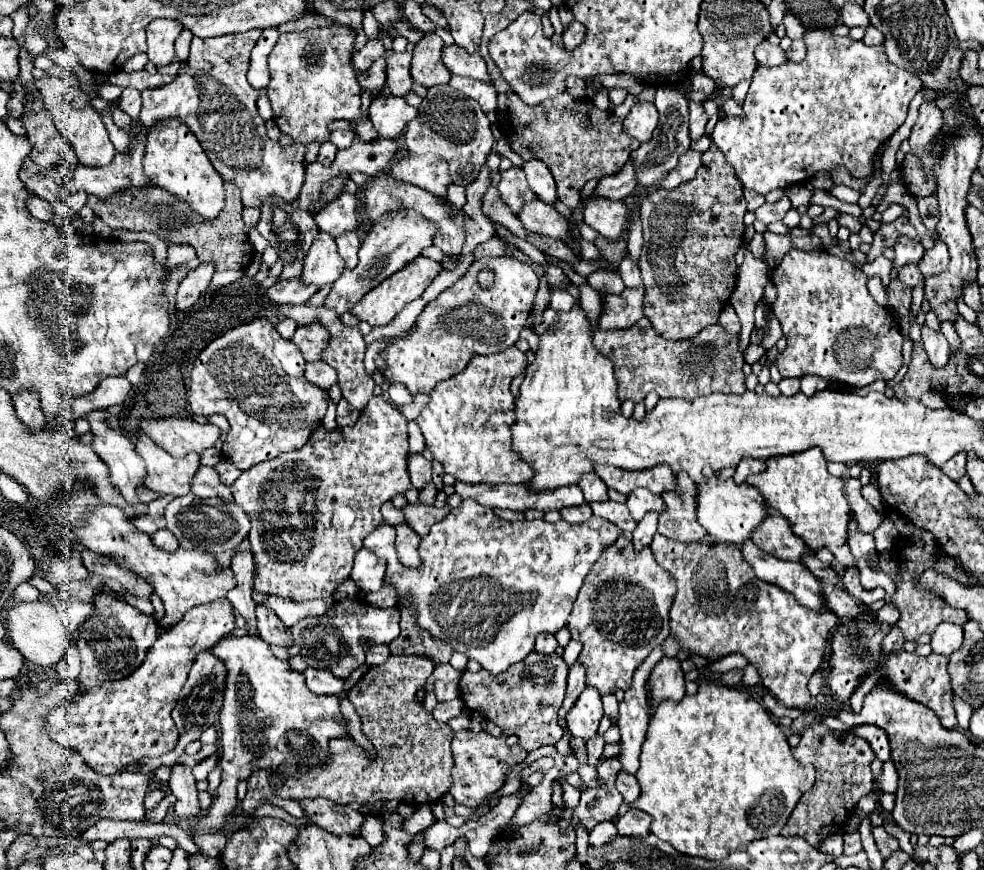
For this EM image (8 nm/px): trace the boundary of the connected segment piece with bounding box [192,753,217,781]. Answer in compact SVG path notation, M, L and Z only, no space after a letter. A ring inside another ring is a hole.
M217 753L211 755L203 762L197 763L193 769L192 773L196 777L196 781L206 780L209 773L215 768L217 763Z

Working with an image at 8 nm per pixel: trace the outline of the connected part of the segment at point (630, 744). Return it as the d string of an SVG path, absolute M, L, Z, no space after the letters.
M659 646L639 666L639 670L633 676L631 690L625 692L625 700L619 704L619 718L617 718L619 732L621 732L619 760L623 764L623 770L629 774L637 772L641 744L645 742L645 732L647 732L647 724L649 724L645 682L647 682L649 672L653 670L655 662L659 662L661 658L663 658L663 648Z

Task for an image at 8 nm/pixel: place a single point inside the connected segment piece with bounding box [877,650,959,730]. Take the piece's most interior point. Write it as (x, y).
(925, 680)

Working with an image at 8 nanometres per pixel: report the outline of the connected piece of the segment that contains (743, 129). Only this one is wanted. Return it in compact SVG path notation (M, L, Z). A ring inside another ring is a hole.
M807 30L803 42L807 44L803 62L785 62L773 68L757 66L751 88L741 104L743 116L723 116L711 136L741 184L759 194L777 188L785 190L811 180L817 172L831 172L837 166L847 168L859 180L871 176L877 148L905 122L911 98L923 88L923 82L915 74L887 60L883 46L867 46L863 40L853 40L851 36L833 36L829 30Z

